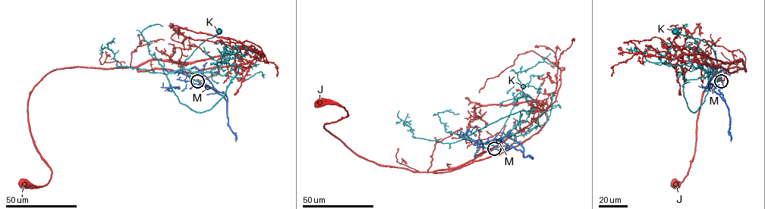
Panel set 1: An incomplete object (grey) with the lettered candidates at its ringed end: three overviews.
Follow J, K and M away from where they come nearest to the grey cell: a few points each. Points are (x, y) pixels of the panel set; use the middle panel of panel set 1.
J: (494, 148), (458, 166), (432, 172), (380, 166), (355, 154), (324, 127), (347, 113), (339, 104), (321, 101)
K: (495, 148), (487, 143), (477, 144), (490, 141), (498, 134), (514, 102)
M: (493, 148), (502, 150), (512, 146), (524, 151), (521, 145), (508, 136), (499, 141), (503, 132)

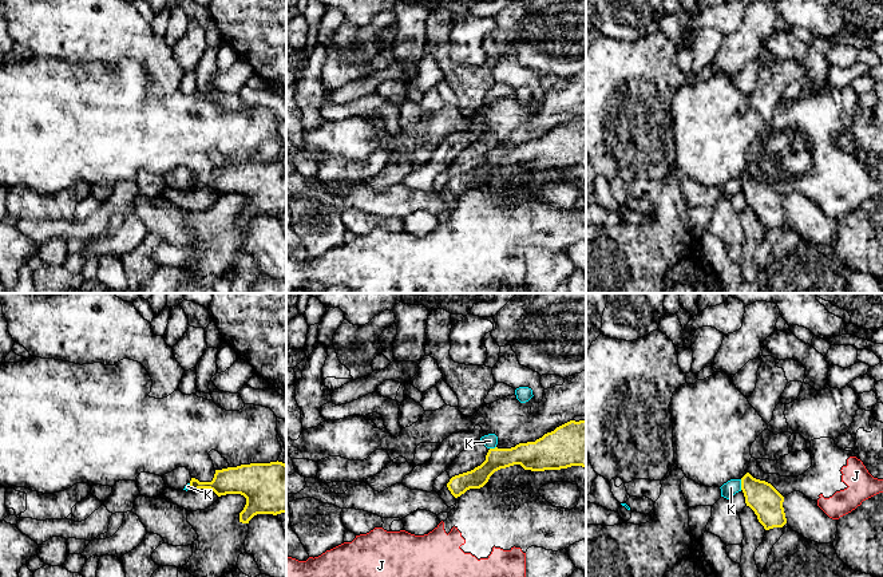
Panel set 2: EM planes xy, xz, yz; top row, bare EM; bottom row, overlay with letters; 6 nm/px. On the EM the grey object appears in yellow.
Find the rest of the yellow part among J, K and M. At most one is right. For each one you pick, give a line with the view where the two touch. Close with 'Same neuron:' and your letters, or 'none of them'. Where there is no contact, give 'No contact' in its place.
Same neuron: none of them

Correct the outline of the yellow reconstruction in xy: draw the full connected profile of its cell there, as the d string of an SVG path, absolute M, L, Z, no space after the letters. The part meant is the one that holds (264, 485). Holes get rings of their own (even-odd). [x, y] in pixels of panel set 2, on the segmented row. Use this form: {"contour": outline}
{"contour": "M282 462L250 463L215 470L211 482L190 481L190 489L210 489L218 497L241 494L246 505L239 522L249 523L257 514L286 513L286 465Z"}

